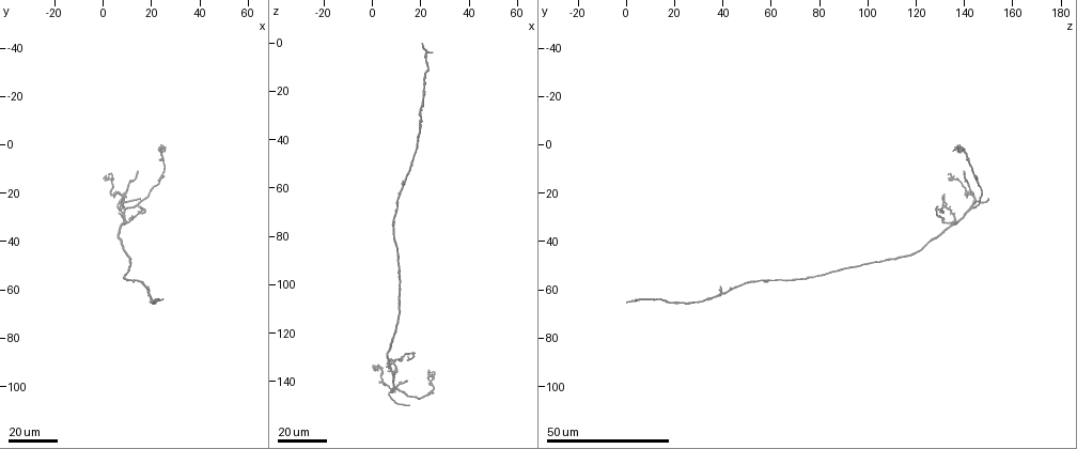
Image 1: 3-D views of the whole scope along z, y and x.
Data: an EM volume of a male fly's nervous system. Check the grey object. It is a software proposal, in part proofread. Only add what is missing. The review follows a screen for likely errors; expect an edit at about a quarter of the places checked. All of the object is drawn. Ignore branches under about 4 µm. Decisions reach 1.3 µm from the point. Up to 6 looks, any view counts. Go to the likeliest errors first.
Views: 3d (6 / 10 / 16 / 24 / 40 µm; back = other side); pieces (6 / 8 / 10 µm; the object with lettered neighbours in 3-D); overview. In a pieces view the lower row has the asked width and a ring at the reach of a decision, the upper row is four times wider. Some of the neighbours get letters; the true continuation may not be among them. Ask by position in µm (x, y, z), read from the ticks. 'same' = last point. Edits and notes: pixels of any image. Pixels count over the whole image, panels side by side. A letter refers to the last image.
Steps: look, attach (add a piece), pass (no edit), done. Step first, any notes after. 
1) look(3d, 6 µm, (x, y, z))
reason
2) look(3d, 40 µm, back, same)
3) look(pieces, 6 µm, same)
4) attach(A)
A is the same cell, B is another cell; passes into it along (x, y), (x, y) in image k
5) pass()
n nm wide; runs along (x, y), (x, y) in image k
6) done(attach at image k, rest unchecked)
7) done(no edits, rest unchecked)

look(3d, 16 µm, (20, 64, -1))
tapers out

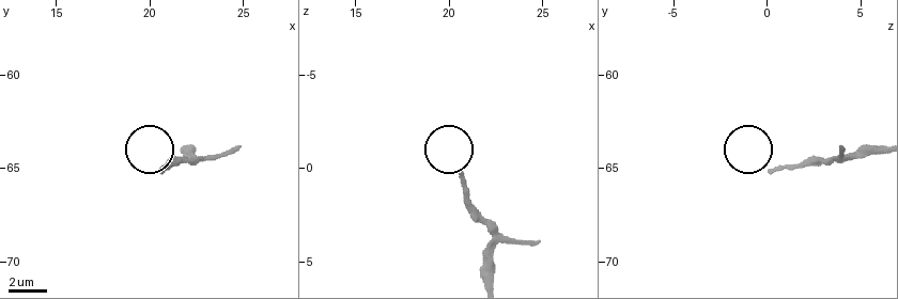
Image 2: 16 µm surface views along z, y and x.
look(pieces, 8 µm, (20.6, 65.2, 0.1))

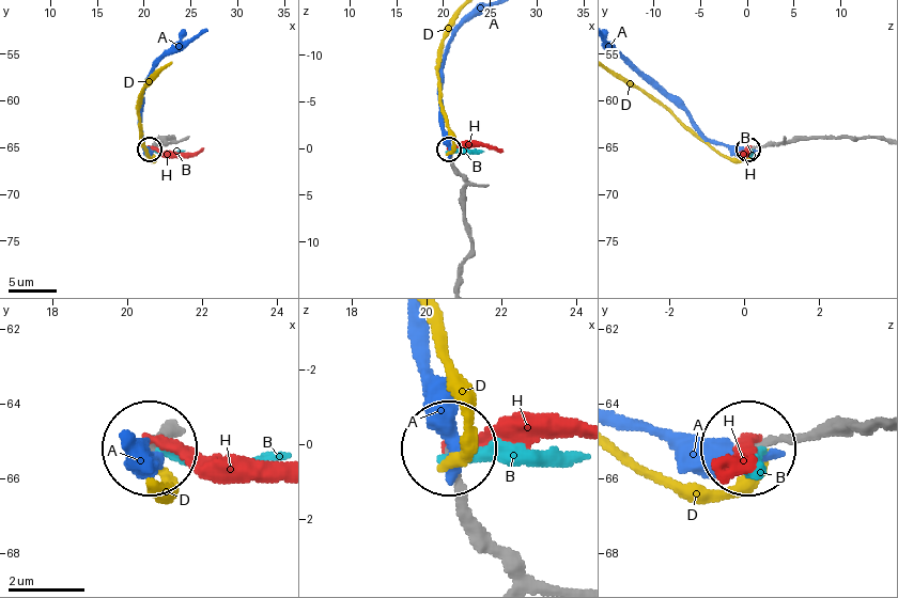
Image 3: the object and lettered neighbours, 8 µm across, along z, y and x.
pass()
180 nm wide; A, B, D and H are other cells; runs along (459, 281), (470, 248), (470, 229), (465, 181), (449, 150) in image 3; no lettered piece goes on from it

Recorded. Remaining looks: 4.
look(3d, 24 µm, (16, 22, 150))
an open end

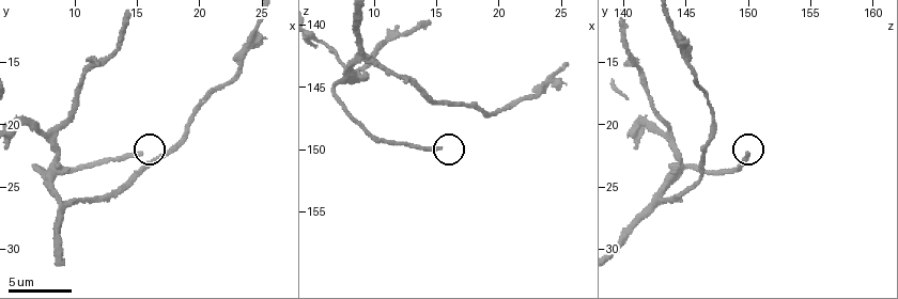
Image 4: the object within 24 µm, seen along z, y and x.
look(pieces, 8 µm, (15.2, 22.4, 150.0))

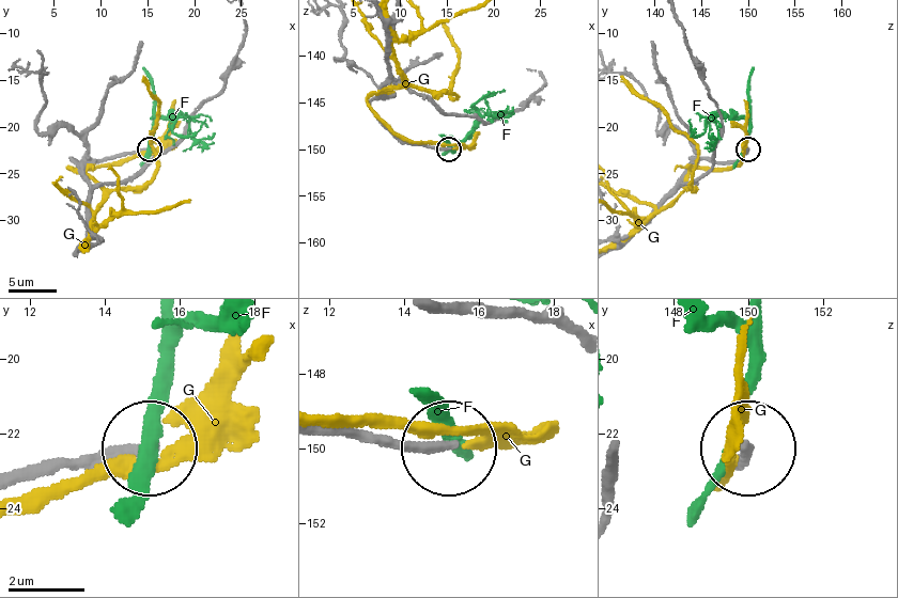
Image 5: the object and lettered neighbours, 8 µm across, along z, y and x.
pass()
F and G are other cells; no lettered piece goes on from it

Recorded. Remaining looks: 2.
look(3d, 16 µm, (25, 65, 3))
free end

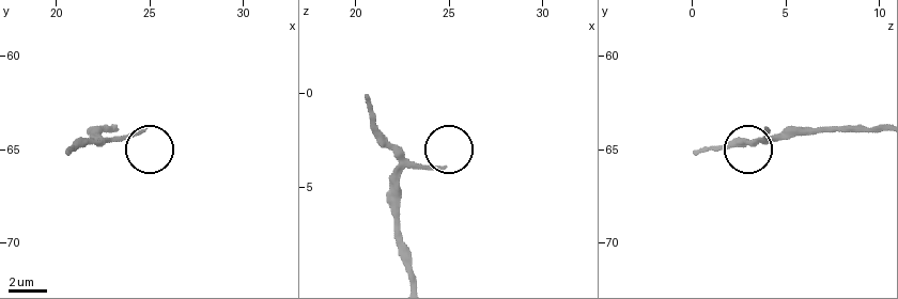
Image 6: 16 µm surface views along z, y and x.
look(pieces, 8 µm, (24.7, 63.9, 4.0))

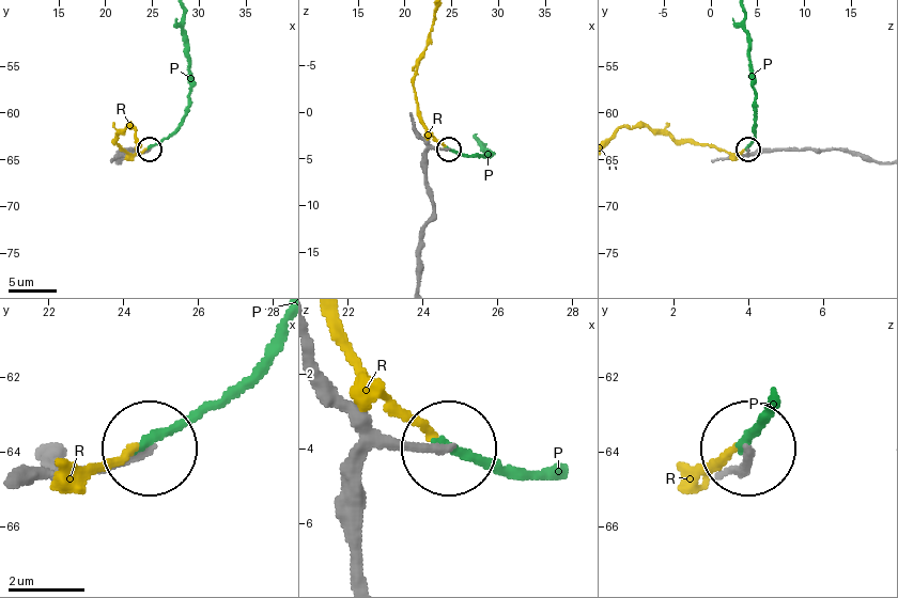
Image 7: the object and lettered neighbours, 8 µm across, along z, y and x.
pass()
P and R are other cells; none of them fits

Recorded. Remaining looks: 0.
done(no edits, rest unchecked)

